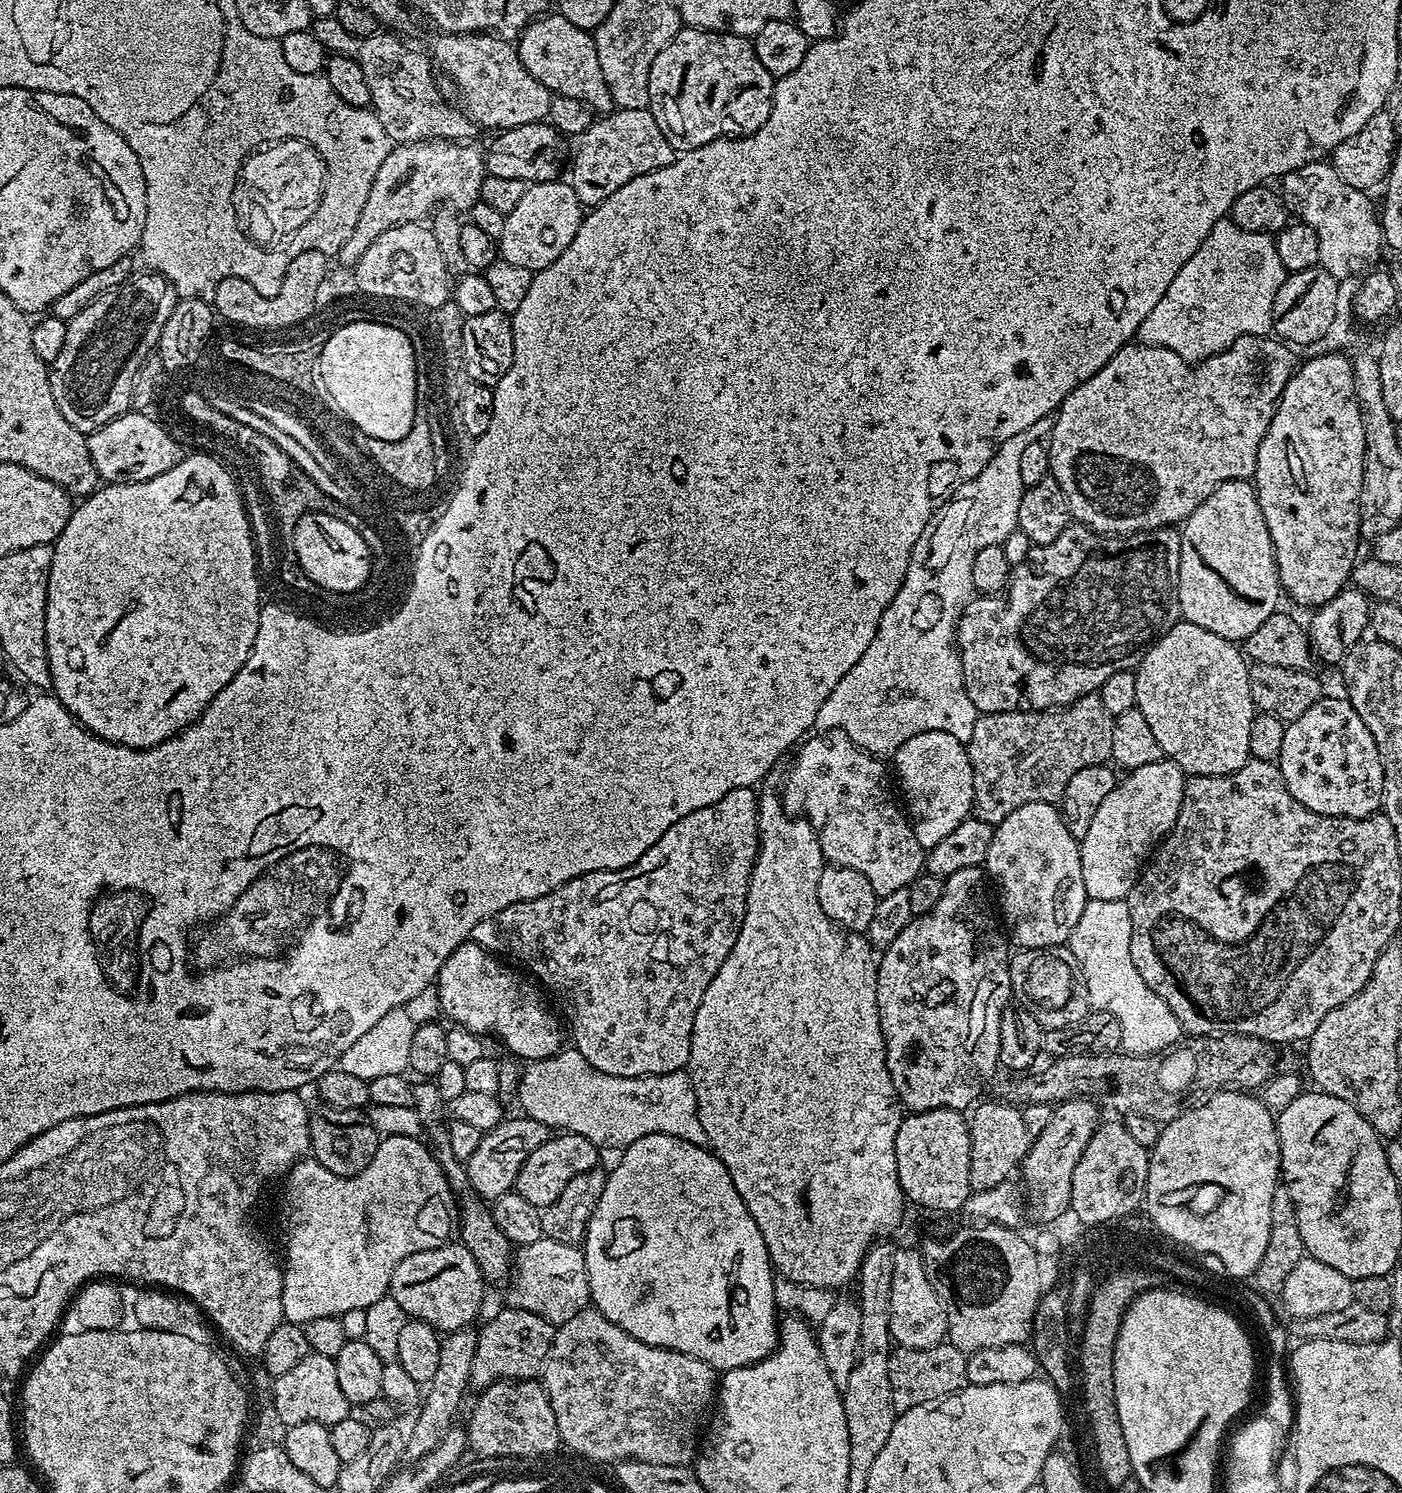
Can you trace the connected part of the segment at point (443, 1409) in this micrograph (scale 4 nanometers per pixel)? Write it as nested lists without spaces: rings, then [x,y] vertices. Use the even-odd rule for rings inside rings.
[[[471,1327],[463,1328],[457,1332],[449,1332],[440,1341],[438,1350],[438,1371],[434,1378],[426,1385],[418,1411],[415,1413],[416,1421],[412,1424],[412,1432],[407,1433],[408,1441],[404,1451],[404,1460],[419,1462],[423,1460],[438,1442],[457,1423],[456,1411],[460,1408],[460,1399],[464,1391],[469,1391],[472,1379],[470,1378],[470,1366],[474,1366],[474,1350],[476,1349],[477,1333]]]

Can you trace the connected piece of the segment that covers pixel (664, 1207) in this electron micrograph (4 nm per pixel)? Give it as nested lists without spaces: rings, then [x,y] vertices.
[[[651,1133],[640,1138],[619,1153],[620,1161],[616,1169],[608,1172],[608,1181],[602,1190],[602,1198],[598,1198],[598,1206],[594,1206],[594,1214],[588,1223],[588,1233],[582,1241],[582,1251],[588,1275],[588,1294],[591,1307],[601,1312],[614,1326],[620,1326],[638,1342],[646,1342],[650,1346],[658,1346],[666,1350],[674,1350],[682,1354],[690,1354],[721,1373],[735,1368],[745,1368],[765,1360],[776,1350],[778,1343],[778,1309],[774,1296],[774,1269],[768,1257],[768,1247],[762,1238],[762,1230],[758,1222],[748,1213],[746,1202],[738,1194],[734,1186],[734,1178],[726,1170],[716,1153],[705,1145],[684,1141],[682,1138],[664,1133]]]

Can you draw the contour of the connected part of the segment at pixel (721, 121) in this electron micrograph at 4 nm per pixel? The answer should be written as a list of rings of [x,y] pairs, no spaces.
[[[684,26],[650,66],[648,102],[666,142],[683,154],[721,138],[754,134],[770,118],[773,87],[774,78],[758,62],[751,39]]]

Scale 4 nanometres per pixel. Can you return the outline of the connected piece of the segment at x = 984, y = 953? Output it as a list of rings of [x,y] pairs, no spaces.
[[[980,866],[958,870],[953,876],[947,877],[943,881],[944,889],[940,892],[940,901],[929,912],[924,912],[921,916],[919,913],[913,918],[904,927],[902,934],[898,934],[898,938],[894,938],[894,942],[890,942],[890,946],[883,949],[876,965],[876,973],[878,974],[878,1014],[880,1015],[880,1025],[884,1035],[886,1066],[890,1070],[890,1082],[894,1082],[896,1097],[905,1109],[912,1112],[925,1112],[935,1108],[964,1110],[975,1105],[981,1099],[980,1091],[987,1086],[988,1079],[995,1074],[996,1068],[998,1069],[1000,1064],[1000,1019],[1005,1008],[1013,999],[1010,970],[1008,969],[1010,947],[1008,948],[1009,941],[1006,939],[1005,933],[1002,928],[1002,933],[1000,933],[1000,928],[996,925],[991,910],[988,909],[988,892],[984,889],[984,880],[986,884],[986,872]]]

